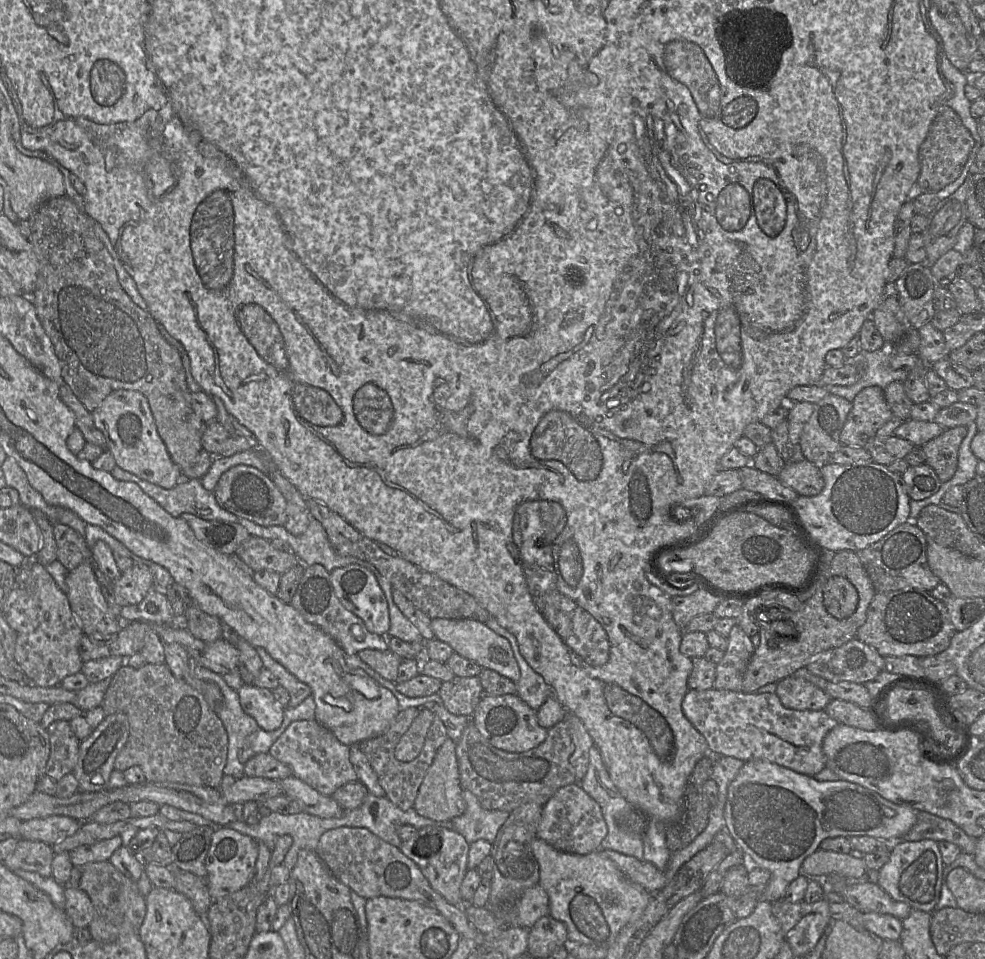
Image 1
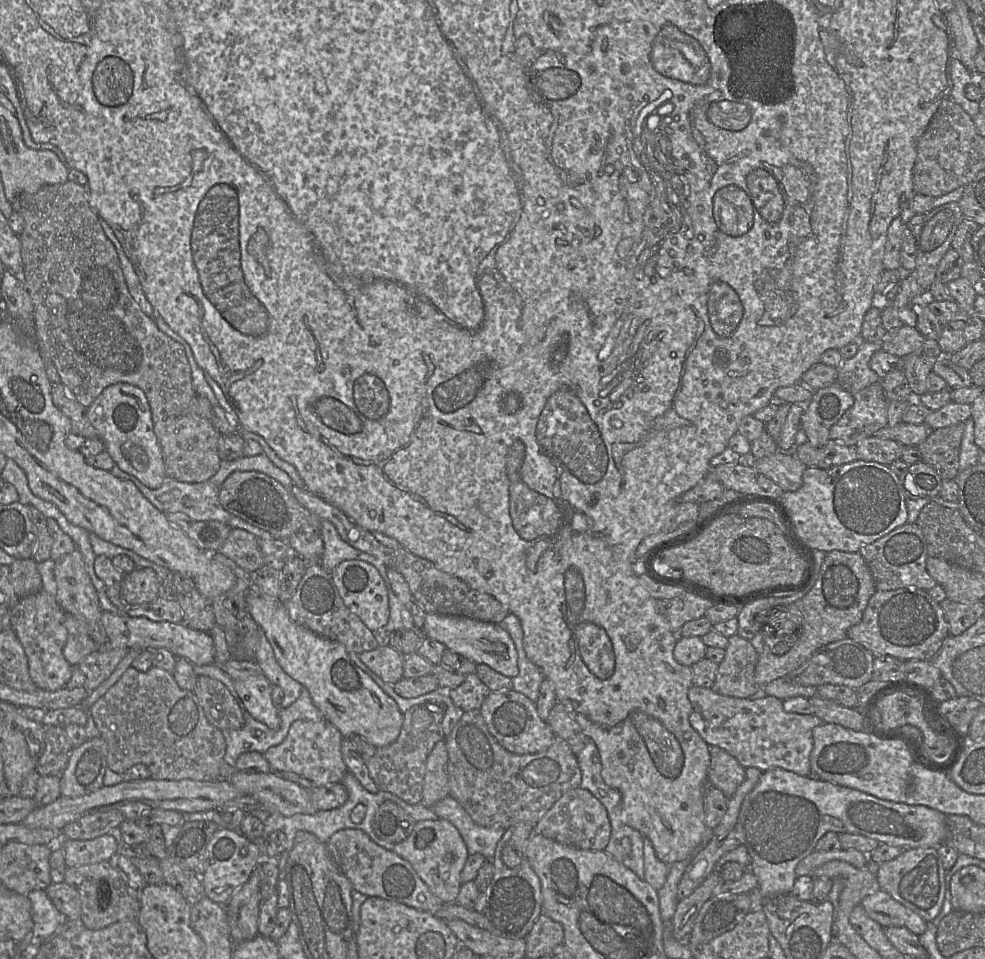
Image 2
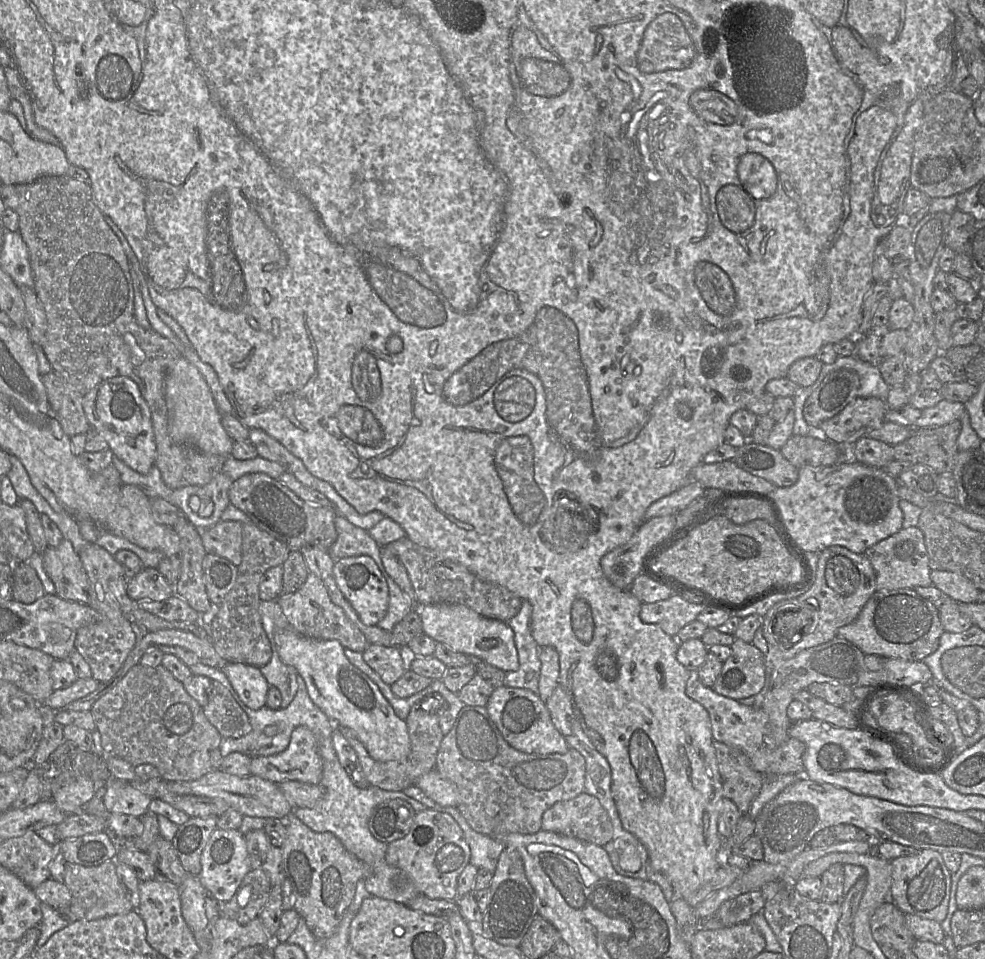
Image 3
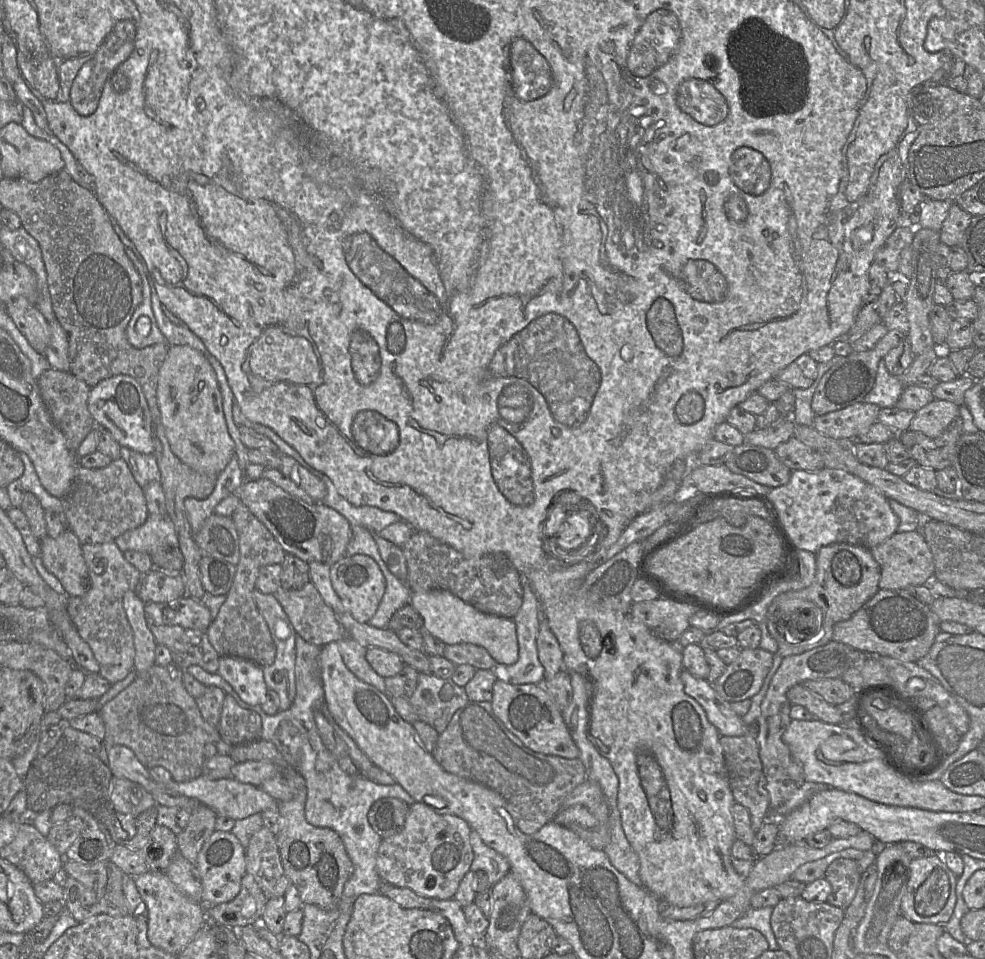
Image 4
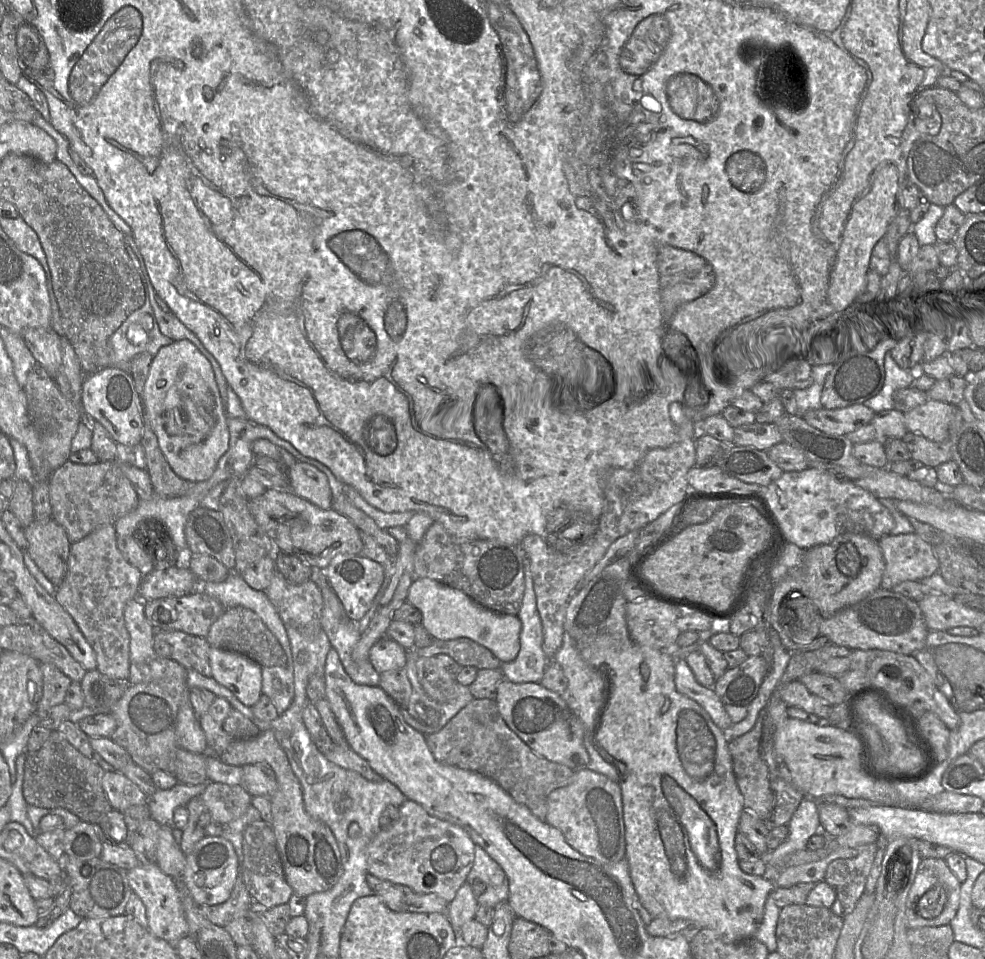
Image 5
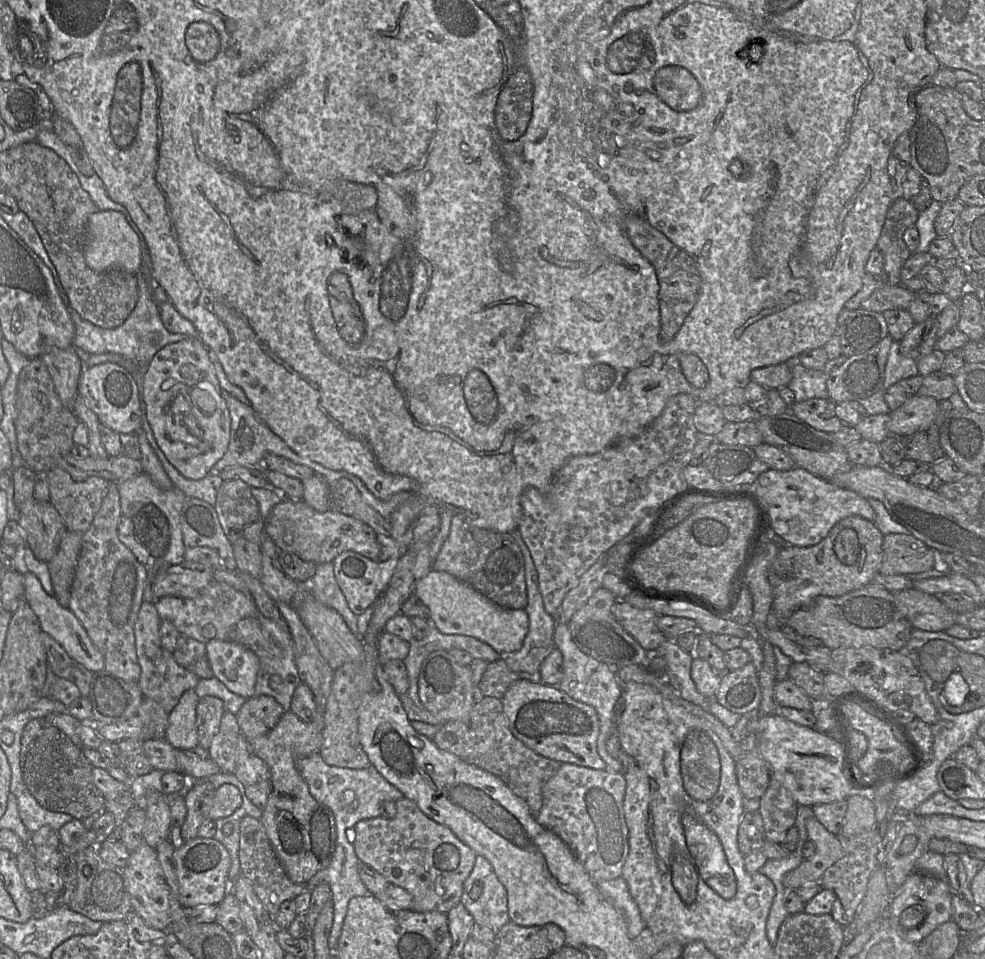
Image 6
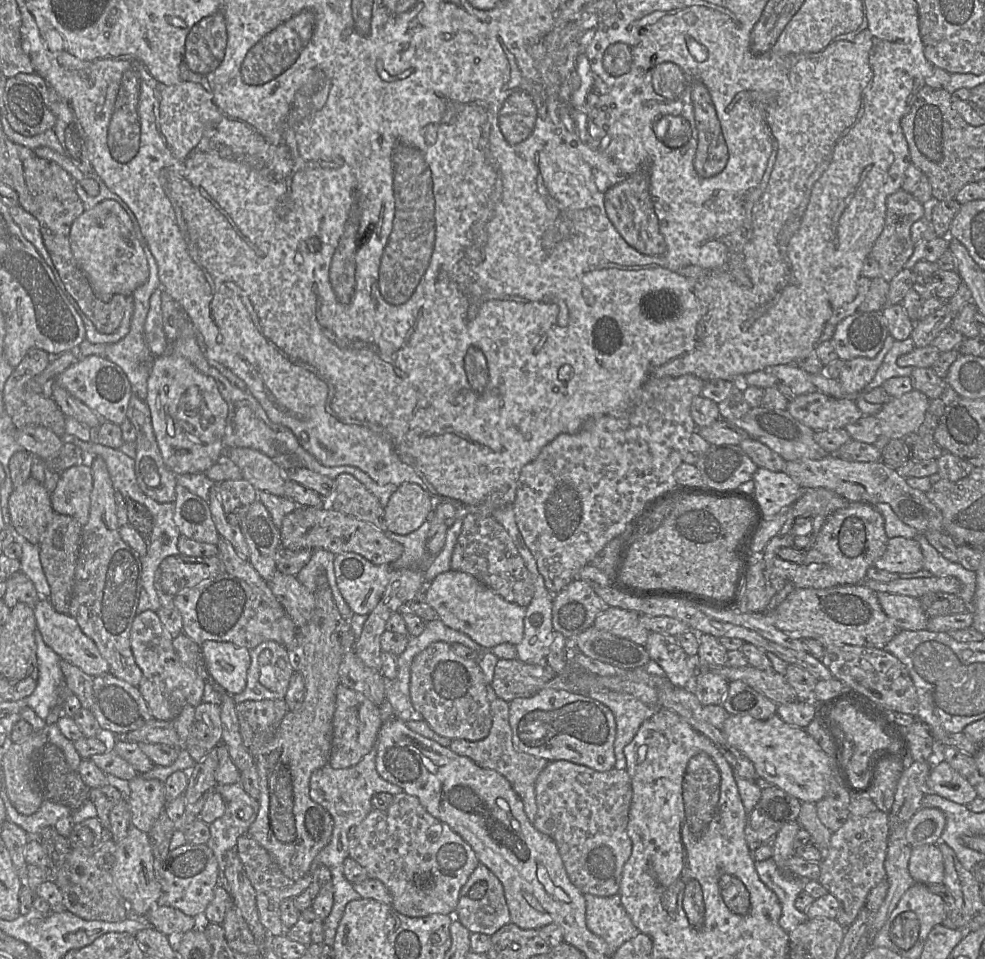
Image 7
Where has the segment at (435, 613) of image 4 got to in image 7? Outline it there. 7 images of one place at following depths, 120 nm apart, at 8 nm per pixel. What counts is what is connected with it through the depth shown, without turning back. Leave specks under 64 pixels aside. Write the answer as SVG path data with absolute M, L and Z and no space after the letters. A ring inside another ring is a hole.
M454 570L441 573L426 585L425 596L428 604L436 611L438 619L447 627L467 635L484 649L492 649L502 643L516 646L523 639L526 608L507 602L470 574Z

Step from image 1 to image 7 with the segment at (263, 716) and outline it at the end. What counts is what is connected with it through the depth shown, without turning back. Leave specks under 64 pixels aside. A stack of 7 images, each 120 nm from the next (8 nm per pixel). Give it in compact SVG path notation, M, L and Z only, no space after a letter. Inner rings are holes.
M209 640L200 646L210 680L231 695L241 693L251 663L250 651L231 642Z

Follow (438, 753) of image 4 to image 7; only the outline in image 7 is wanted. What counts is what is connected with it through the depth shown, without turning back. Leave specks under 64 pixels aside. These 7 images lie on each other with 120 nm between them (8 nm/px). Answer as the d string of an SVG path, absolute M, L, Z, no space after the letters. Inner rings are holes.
M499 697L490 701L490 712L492 725L489 734L485 738L477 741L454 739L448 747L451 751L460 756L468 757L477 765L495 770L503 775L521 798L525 813L533 824L537 814L535 783L537 777L549 761L545 758L522 752L515 747L512 739L512 730L509 724L509 703L507 701Z

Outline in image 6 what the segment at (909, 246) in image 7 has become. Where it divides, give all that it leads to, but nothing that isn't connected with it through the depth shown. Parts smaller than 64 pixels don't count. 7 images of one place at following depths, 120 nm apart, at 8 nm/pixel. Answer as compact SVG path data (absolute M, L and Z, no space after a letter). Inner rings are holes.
M902 197L896 199L887 211L876 248L884 258L883 273L879 279L888 285L901 284L901 269L911 255L903 236L908 228L915 226L918 216L913 203Z

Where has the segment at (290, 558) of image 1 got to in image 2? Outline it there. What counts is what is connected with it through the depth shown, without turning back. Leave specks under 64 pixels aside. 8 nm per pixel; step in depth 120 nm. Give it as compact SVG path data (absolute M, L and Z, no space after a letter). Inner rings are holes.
M232 528L217 552L232 559L249 573L268 564L267 558L260 550L258 537L240 528Z

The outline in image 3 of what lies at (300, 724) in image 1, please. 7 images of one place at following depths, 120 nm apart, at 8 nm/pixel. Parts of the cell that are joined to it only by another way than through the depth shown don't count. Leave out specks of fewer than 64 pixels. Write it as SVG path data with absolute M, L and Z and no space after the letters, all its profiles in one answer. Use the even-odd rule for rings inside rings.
M304 726L292 731L286 750L272 756L253 756L250 765L250 775L276 784L287 780L319 784L322 770L316 739Z

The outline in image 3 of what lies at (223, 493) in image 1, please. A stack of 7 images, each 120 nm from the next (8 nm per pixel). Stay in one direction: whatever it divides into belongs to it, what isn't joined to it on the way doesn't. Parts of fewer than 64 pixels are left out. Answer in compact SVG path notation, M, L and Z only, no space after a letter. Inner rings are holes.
M249 473L233 481L228 492L230 504L243 511L261 530L283 542L290 551L317 547L328 551L337 539L334 508L309 504L288 487L265 473Z

